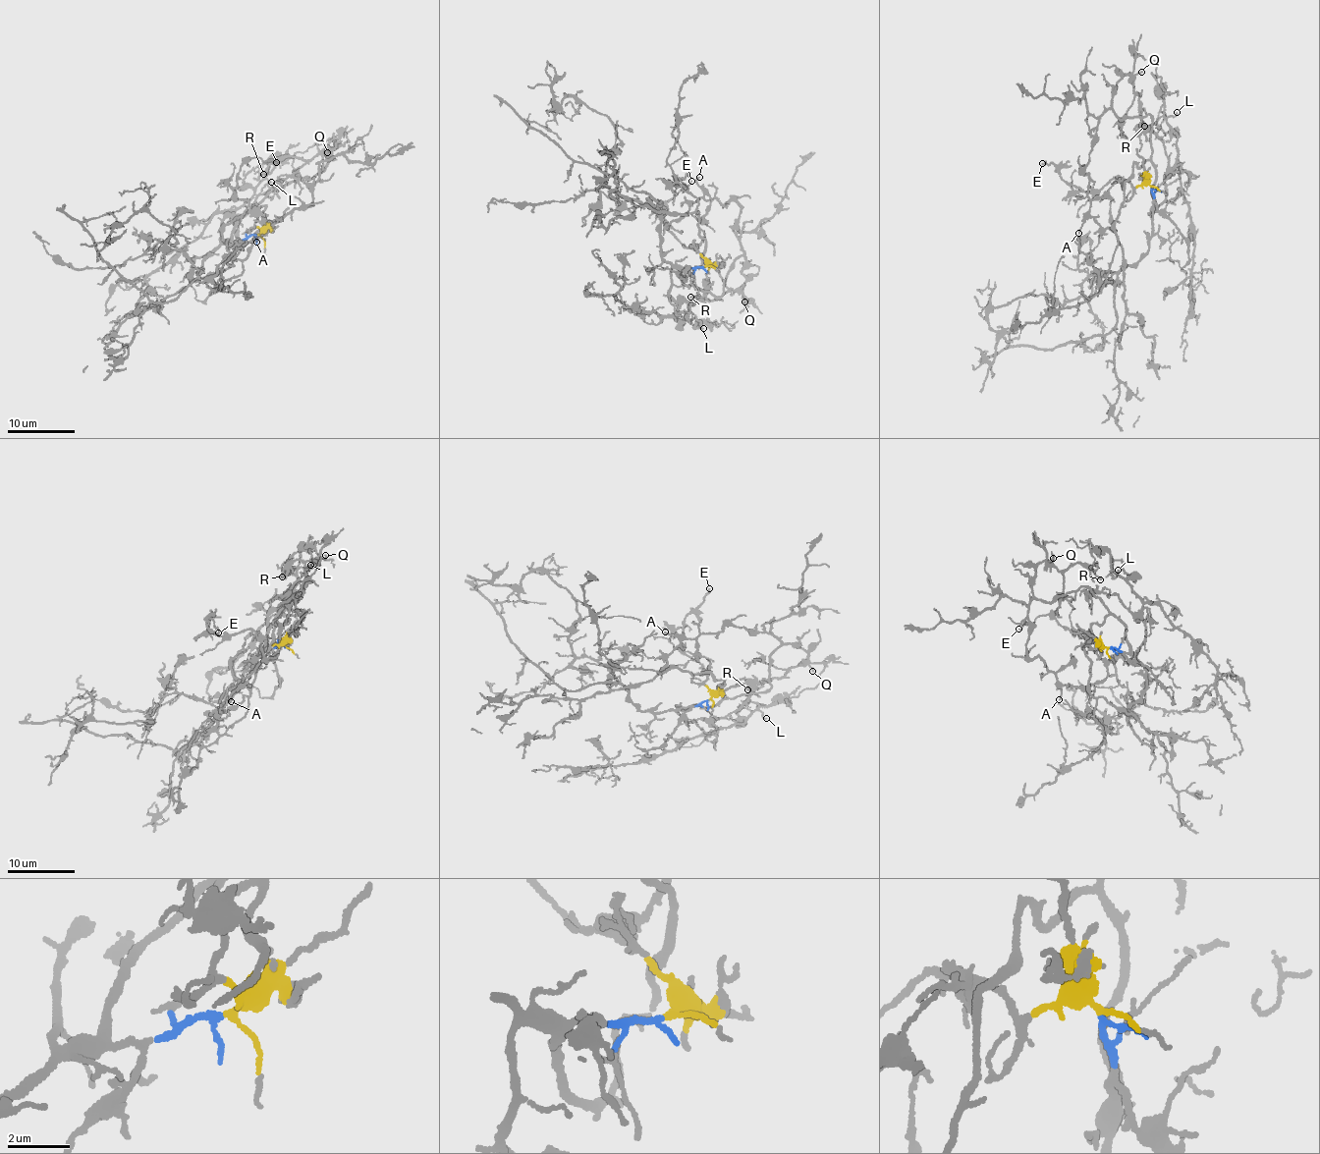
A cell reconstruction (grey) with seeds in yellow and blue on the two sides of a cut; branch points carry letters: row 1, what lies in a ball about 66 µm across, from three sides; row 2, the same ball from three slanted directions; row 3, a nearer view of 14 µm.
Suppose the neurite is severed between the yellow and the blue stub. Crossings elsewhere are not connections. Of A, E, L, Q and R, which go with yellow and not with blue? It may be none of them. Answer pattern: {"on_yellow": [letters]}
{"on_yellow": ["E"]}

